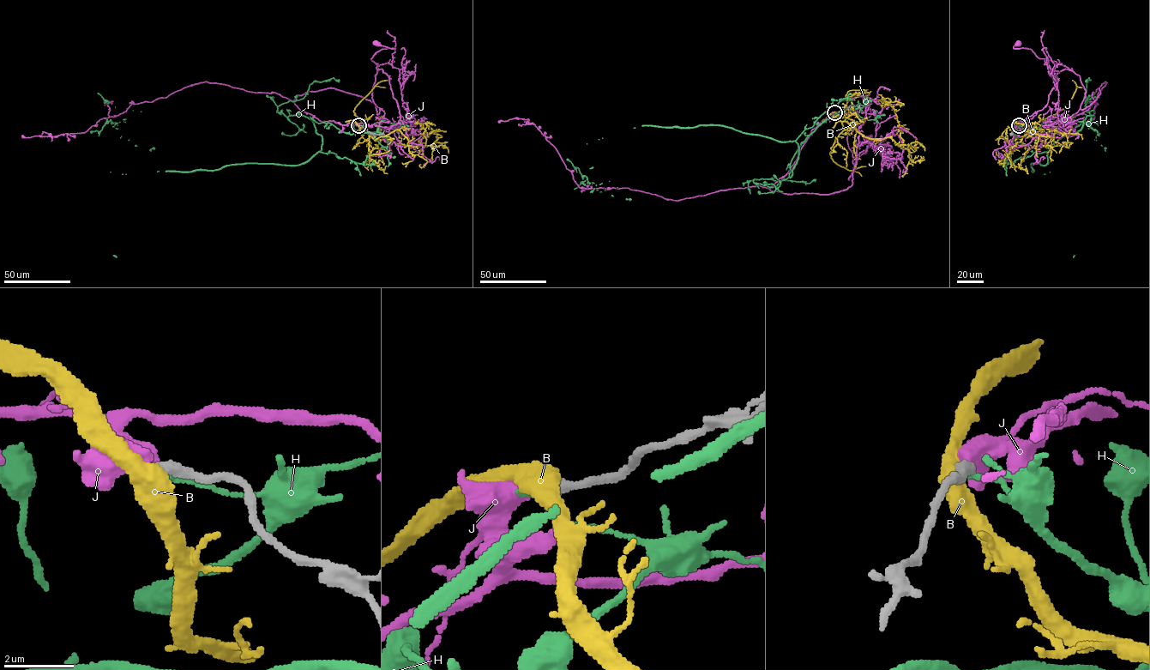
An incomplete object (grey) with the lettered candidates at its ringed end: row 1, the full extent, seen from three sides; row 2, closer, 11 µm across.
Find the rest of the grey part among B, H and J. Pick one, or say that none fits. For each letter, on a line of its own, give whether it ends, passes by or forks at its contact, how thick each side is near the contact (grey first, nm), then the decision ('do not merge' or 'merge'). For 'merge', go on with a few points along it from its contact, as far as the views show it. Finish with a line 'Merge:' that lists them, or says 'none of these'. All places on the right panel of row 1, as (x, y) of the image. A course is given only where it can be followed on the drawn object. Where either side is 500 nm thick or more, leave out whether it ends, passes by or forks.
B: 400/500 nm | do not merge
H: it ends | 360/150 nm | do not merge
J: 360/550 nm | merge | via (1019, 124), (1067, 120), (1100, 92), (1081, 109), (1080, 76), (1014, 49), (1018, 43)
Merge: J

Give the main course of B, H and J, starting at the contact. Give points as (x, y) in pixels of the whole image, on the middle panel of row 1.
B: (835, 112), (840, 121), (866, 137), (890, 137), (900, 146), (901, 127), (891, 105)
H: (835, 112), (801, 144), (790, 177), (794, 141), (715, 125), (642, 125), (587, 143), (574, 189)
J: (835, 112), (811, 129), (770, 190), (827, 194), (851, 185), (847, 133), (871, 113), (864, 107), (852, 112)

